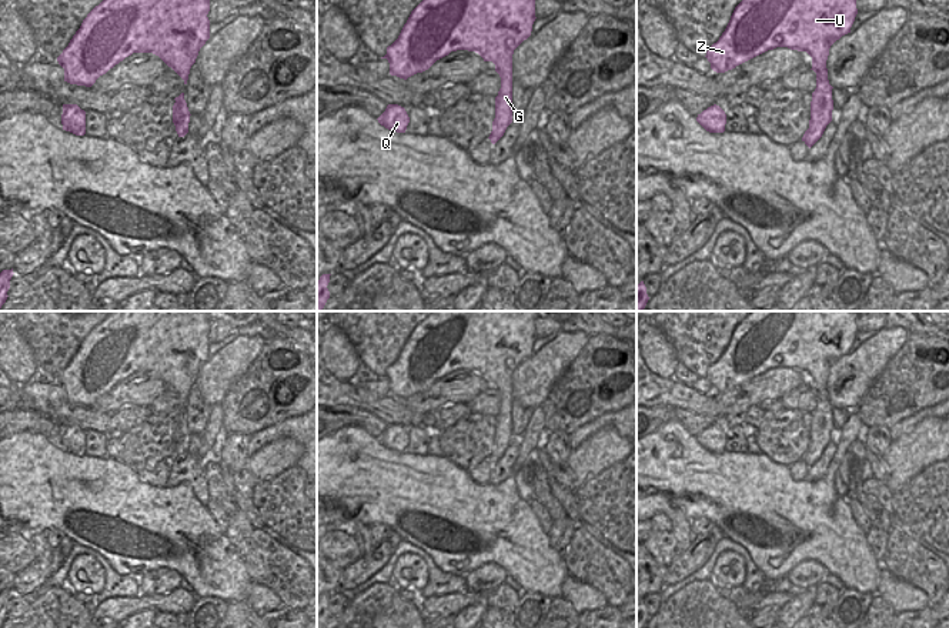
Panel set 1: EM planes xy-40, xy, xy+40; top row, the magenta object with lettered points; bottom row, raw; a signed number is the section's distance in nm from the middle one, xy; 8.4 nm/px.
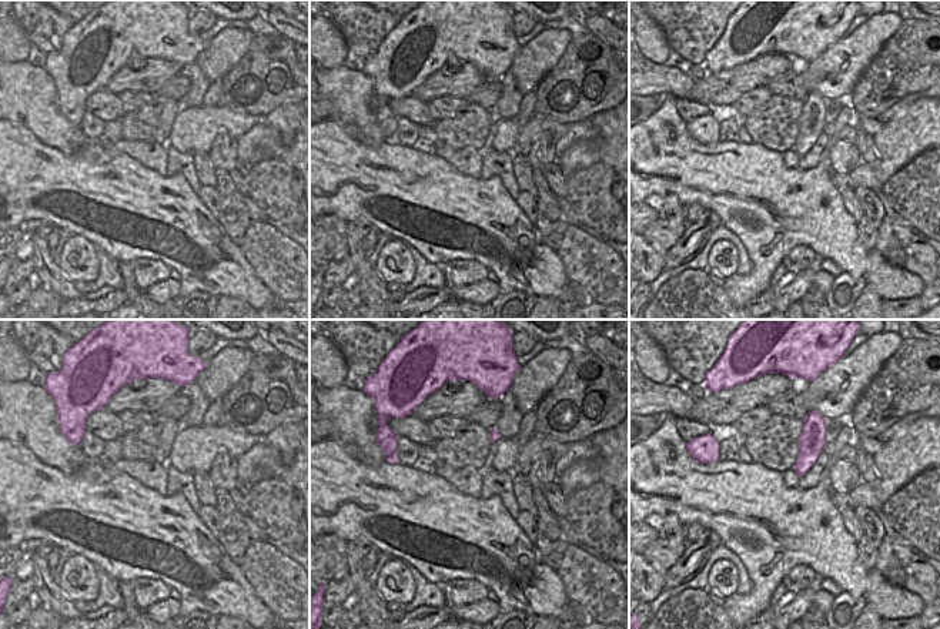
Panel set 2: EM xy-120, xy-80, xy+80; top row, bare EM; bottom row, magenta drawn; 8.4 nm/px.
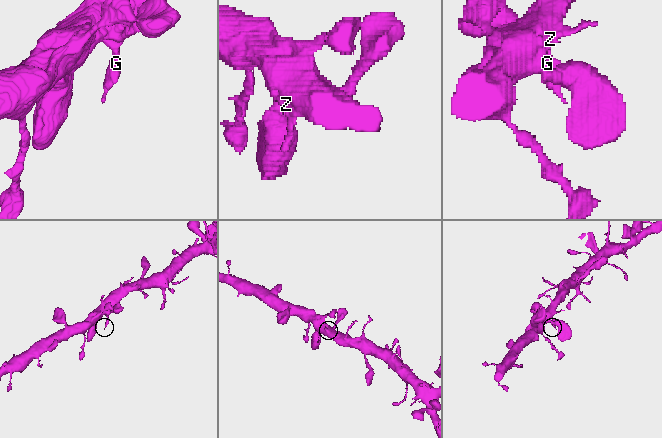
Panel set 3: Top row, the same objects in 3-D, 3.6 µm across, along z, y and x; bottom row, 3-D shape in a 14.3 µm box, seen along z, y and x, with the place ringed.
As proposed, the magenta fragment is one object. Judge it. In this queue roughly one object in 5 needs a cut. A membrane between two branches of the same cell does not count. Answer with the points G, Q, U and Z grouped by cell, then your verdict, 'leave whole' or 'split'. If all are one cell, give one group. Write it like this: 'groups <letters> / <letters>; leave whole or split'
groups G Q U Z; leave whole

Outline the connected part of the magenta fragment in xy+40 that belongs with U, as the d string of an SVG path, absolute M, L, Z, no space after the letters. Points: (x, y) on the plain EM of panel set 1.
M751 311L734 330L731 340L716 363L708 371L711 388L725 392L736 385L776 367L806 371L816 392L812 412L809 448L802 461L811 468L832 441L832 405L828 400L826 380L831 365L851 353L858 334L856 320L861 311Z

